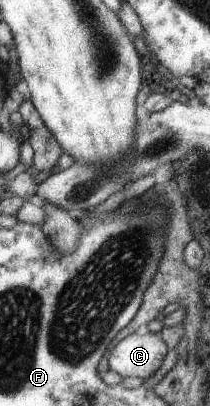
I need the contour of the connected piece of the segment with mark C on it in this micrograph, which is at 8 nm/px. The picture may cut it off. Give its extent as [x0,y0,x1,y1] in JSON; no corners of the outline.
[108,333,167,379]

